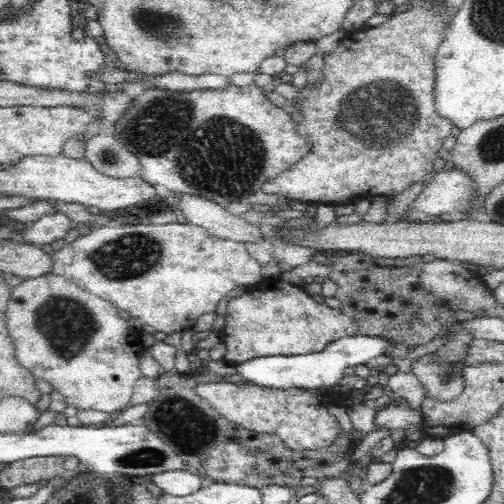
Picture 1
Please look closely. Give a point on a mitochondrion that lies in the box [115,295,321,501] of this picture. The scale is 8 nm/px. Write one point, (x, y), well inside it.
(190, 428)

